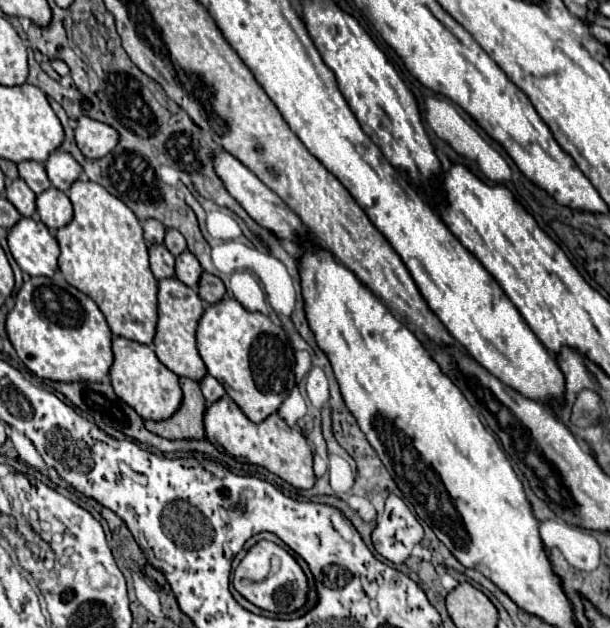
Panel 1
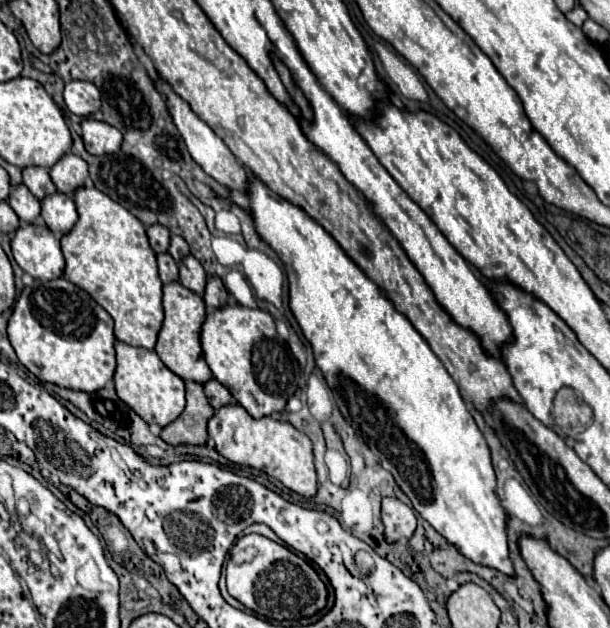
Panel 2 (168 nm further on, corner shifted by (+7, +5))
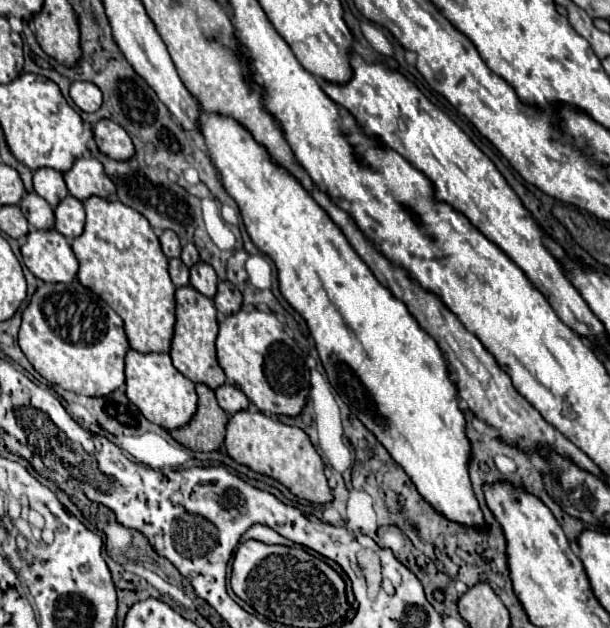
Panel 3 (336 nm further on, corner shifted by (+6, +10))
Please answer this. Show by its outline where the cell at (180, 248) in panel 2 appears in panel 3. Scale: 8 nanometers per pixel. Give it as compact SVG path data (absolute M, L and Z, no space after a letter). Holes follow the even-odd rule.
M187 243L187 245L183 247L181 259L183 259L183 263L185 263L187 267L193 267L193 265L197 265L197 263L201 261L201 259L199 259L199 253L197 253L197 247L191 245L191 243Z

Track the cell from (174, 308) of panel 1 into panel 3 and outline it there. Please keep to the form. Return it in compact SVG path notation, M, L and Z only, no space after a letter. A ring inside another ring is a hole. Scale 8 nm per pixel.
M191 285L179 287L175 293L177 299L177 323L175 323L175 335L171 343L171 359L179 373L183 373L193 383L203 383L211 389L217 389L219 385L225 385L225 373L217 363L217 349L215 339L219 331L217 323L217 311L209 297L201 295Z

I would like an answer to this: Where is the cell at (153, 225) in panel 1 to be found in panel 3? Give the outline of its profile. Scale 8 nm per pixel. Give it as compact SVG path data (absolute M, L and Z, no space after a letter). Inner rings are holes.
M163 231L163 235L161 235L159 241L161 241L161 247L163 247L163 253L165 253L169 259L181 255L179 237L177 237L173 231Z

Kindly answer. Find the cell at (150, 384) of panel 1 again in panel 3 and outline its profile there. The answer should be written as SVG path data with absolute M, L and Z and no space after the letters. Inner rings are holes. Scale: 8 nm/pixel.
M129 349L125 359L125 375L127 375L127 397L131 403L139 407L139 411L149 419L151 423L173 431L191 421L191 417L197 411L197 393L195 383L191 383L187 377L183 377L171 363L171 357L167 353L139 353L135 349Z

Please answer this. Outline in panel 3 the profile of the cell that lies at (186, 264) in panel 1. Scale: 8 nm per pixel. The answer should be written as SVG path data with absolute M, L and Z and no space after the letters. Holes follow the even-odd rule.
M199 263L199 265L191 267L191 285L199 293L203 293L205 297L209 297L209 299L215 297L217 283L219 283L219 279L217 279L217 273L215 273L215 269L211 265Z

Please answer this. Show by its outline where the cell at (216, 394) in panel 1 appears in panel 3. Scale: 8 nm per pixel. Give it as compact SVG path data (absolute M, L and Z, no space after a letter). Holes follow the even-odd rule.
M221 385L219 389L215 389L217 401L219 405L229 413L237 413L237 411L245 411L251 407L251 401L245 397L245 393L233 385Z

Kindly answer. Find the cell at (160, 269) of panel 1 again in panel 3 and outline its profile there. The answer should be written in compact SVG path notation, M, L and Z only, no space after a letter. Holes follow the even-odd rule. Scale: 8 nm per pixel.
M169 259L169 275L175 287L189 285L189 269L183 265L181 259Z

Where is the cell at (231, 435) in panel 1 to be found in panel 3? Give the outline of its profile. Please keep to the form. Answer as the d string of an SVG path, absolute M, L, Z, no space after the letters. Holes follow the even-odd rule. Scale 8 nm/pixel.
M255 409L239 411L231 415L227 423L225 449L237 463L249 467L255 473L277 479L299 499L307 499L311 503L333 501L331 487L325 477L325 465L315 447L311 445L307 433L299 427L283 425L281 421L275 421L273 417L267 417Z

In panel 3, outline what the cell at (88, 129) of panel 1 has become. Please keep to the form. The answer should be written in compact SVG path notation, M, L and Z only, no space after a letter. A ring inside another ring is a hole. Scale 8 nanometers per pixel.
M99 121L93 127L95 133L95 143L101 149L101 153L105 153L109 159L115 161L129 161L135 155L135 147L131 137L127 135L127 131L117 125L115 121Z

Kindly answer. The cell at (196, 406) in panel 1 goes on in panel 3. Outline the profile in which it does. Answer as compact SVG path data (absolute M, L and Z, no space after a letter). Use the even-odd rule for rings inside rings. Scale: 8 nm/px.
M197 385L199 409L189 425L171 431L177 443L191 451L219 451L225 441L225 425L229 415L219 407L215 391L207 385Z

